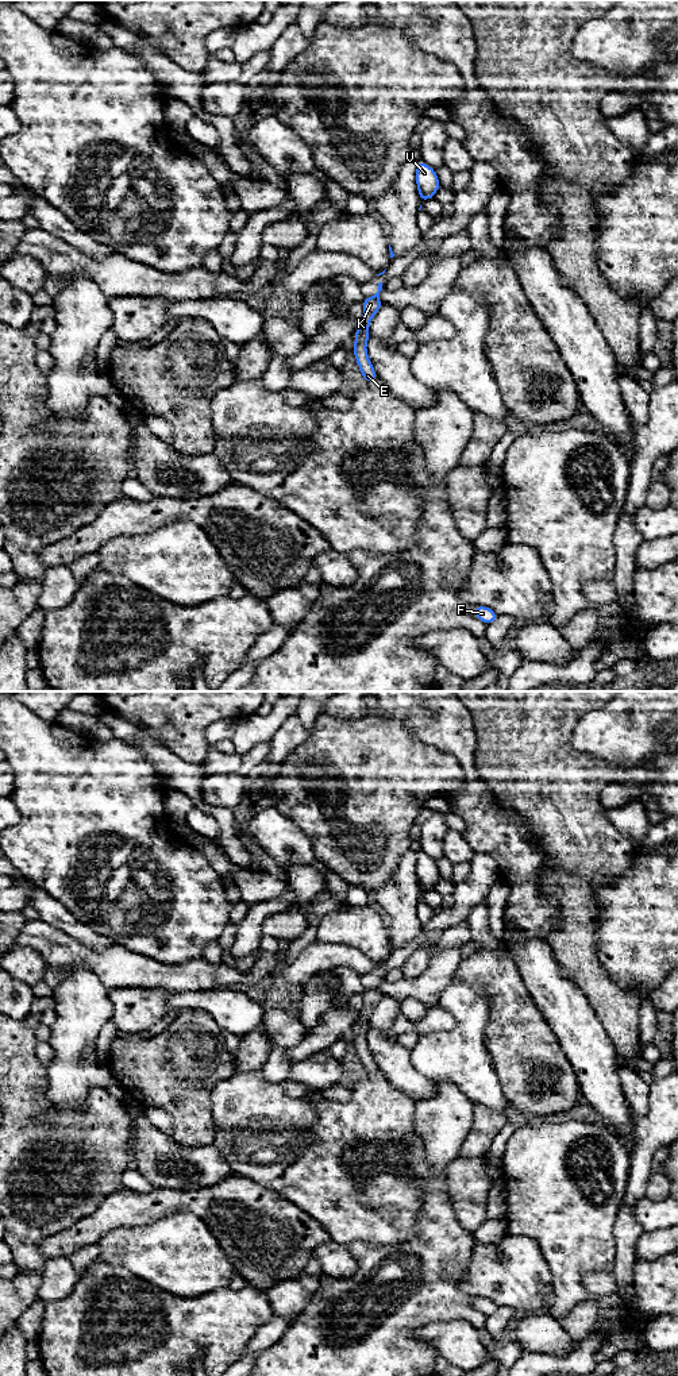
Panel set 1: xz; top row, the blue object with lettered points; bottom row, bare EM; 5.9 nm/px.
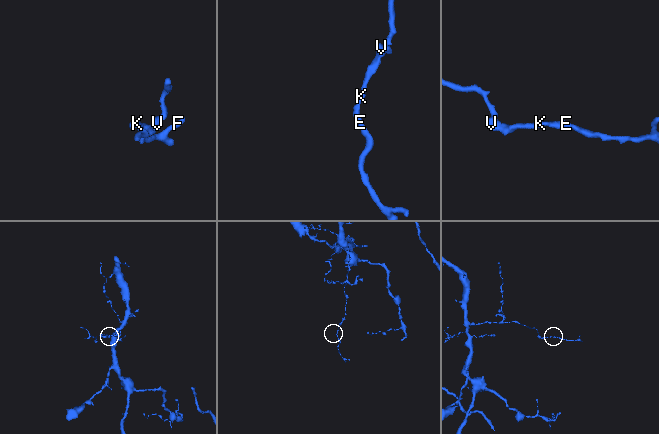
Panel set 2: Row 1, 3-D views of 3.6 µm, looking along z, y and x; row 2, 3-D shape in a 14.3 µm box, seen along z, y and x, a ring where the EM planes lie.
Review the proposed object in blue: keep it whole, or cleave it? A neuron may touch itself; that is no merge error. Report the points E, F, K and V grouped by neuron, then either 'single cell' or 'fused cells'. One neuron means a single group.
E F K V; single cell

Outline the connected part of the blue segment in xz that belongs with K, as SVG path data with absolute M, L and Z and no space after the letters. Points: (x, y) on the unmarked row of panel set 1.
M382 974L378 975L378 983L374 987L366 988L362 994L363 1007L359 1011L359 1020L354 1024L355 1034L351 1042L355 1047L355 1052L361 1061L362 1069L373 1075L378 1068L369 1051L366 1036L370 1030L369 1018L374 1006L382 999L380 991L380 983L382 982Z

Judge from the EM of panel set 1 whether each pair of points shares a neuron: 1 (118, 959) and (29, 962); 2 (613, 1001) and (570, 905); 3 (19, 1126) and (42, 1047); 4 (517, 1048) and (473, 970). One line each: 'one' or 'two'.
1: two
2: one
3: two
4: one

